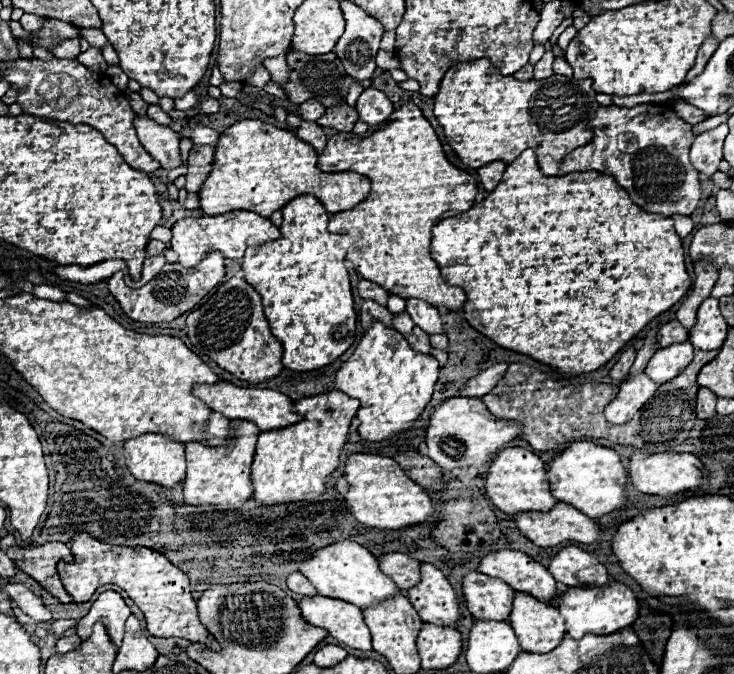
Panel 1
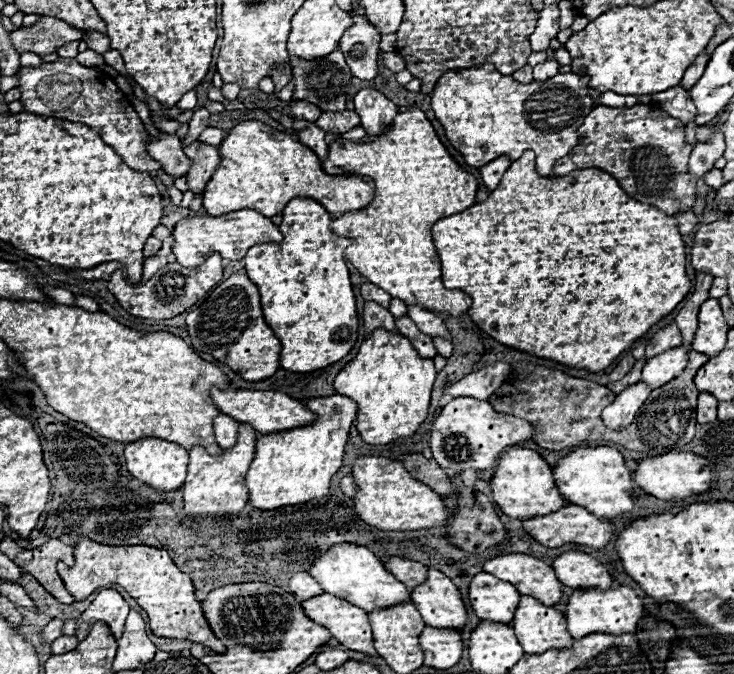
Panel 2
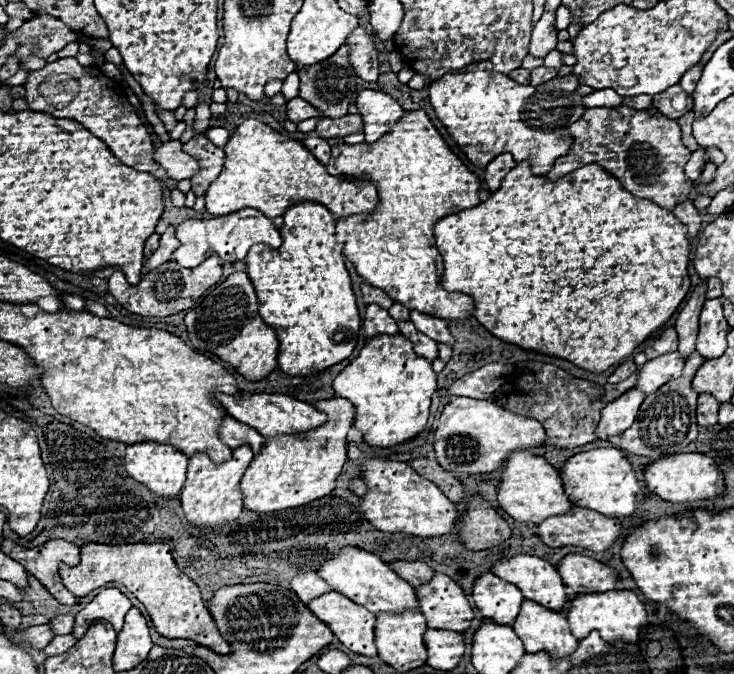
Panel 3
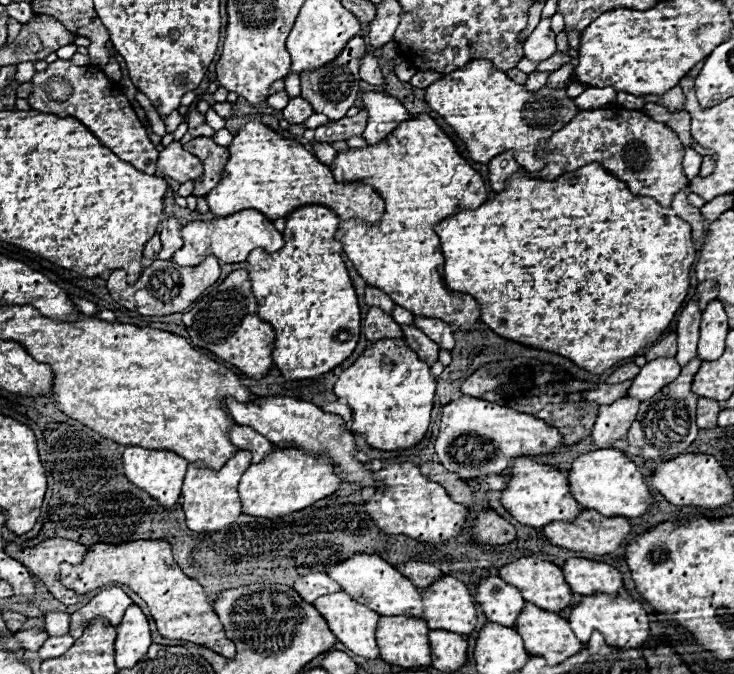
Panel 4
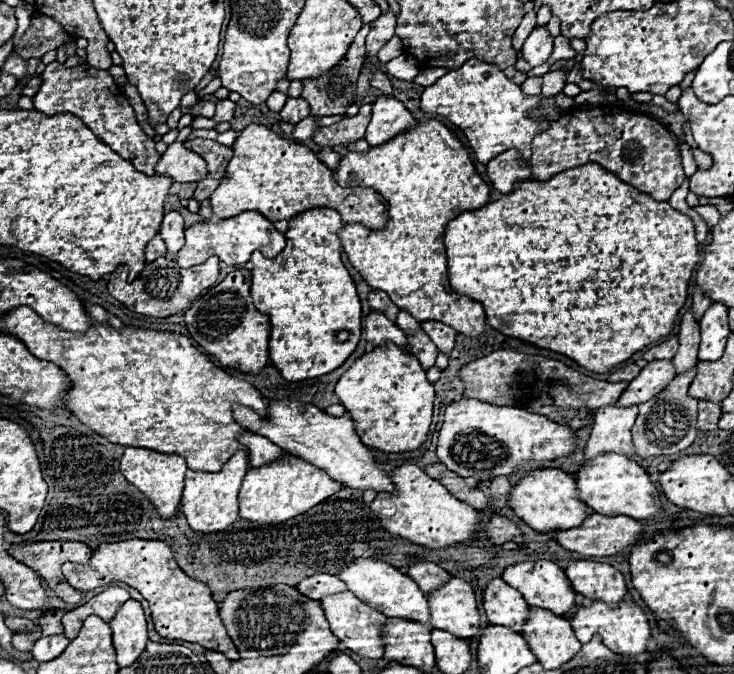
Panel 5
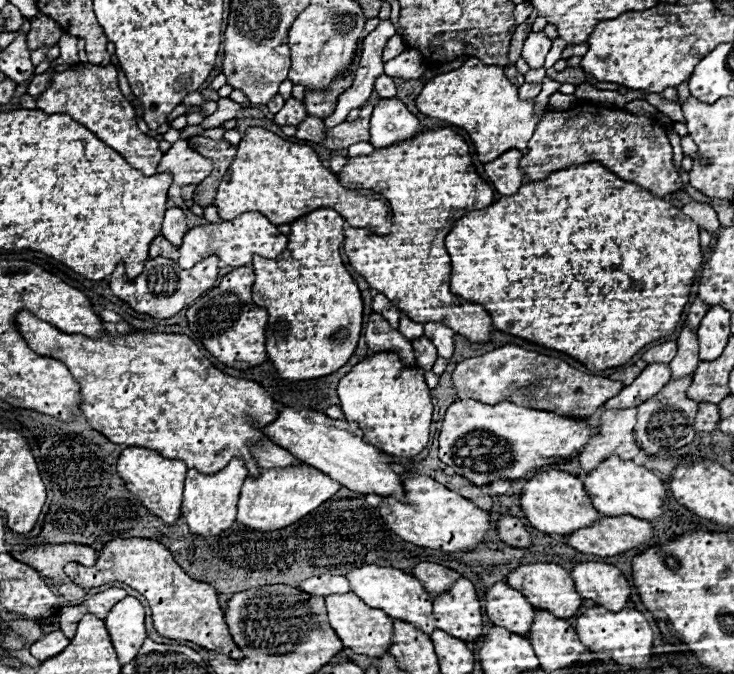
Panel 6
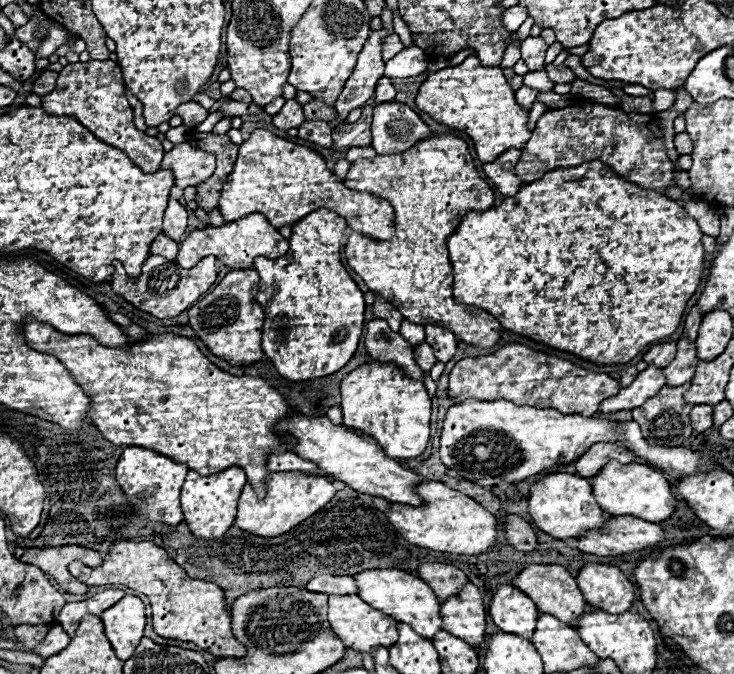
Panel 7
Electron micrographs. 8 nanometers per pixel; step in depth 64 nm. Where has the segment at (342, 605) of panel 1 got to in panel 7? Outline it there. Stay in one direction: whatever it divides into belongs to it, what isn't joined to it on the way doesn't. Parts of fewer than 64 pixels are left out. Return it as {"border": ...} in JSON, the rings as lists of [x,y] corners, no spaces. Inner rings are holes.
{"border":[[[332,594],[328,598],[328,622],[338,638],[346,644],[346,648],[352,648],[356,652],[374,652],[378,646],[390,648],[398,638],[396,620],[380,610],[374,610],[356,594]]]}

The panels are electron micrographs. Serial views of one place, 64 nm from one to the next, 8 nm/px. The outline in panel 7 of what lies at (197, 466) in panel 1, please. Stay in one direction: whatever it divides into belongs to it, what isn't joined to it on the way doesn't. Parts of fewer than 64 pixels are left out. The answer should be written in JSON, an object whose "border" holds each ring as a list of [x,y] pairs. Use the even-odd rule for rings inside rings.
{"border":[[[230,466],[212,476],[200,476],[198,472],[190,470],[182,486],[182,512],[190,532],[198,538],[220,538],[222,534],[226,534],[228,528],[234,524],[238,496],[244,484],[246,484],[246,474],[238,466]]]}

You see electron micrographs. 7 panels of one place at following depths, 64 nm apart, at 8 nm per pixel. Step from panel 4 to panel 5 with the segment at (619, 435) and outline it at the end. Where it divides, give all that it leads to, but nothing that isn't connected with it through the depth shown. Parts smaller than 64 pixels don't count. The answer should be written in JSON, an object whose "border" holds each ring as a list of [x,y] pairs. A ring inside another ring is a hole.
{"border":[[[616,404],[602,406],[596,410],[592,434],[584,450],[584,460],[594,458],[602,452],[620,452],[624,456],[634,456],[630,428],[638,416],[638,406],[620,408]]]}

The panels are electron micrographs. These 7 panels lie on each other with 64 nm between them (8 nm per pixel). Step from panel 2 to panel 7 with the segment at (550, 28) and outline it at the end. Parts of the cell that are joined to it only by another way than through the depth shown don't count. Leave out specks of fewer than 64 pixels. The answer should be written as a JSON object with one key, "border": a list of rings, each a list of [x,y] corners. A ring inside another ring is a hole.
{"border":[[[528,36],[522,46],[522,60],[528,64],[530,72],[536,72],[544,68],[544,54],[548,50],[548,44],[542,40],[542,36]]]}

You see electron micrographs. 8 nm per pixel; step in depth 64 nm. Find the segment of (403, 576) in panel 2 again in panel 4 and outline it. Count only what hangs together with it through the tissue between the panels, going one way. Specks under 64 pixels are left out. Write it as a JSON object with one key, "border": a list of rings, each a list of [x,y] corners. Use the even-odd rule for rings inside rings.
{"border":[[[406,562],[406,564],[398,564],[396,570],[402,576],[406,576],[418,588],[426,588],[426,584],[432,584],[434,580],[438,580],[440,576],[444,576],[436,566],[426,564],[426,562]]]}

